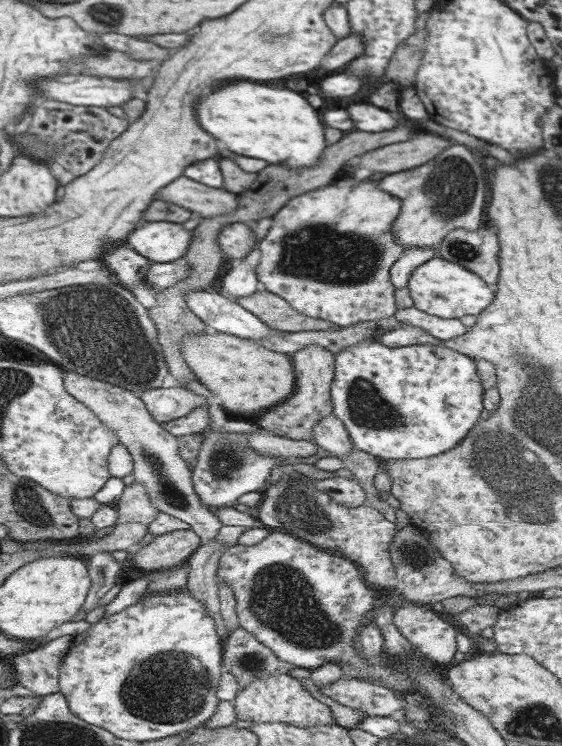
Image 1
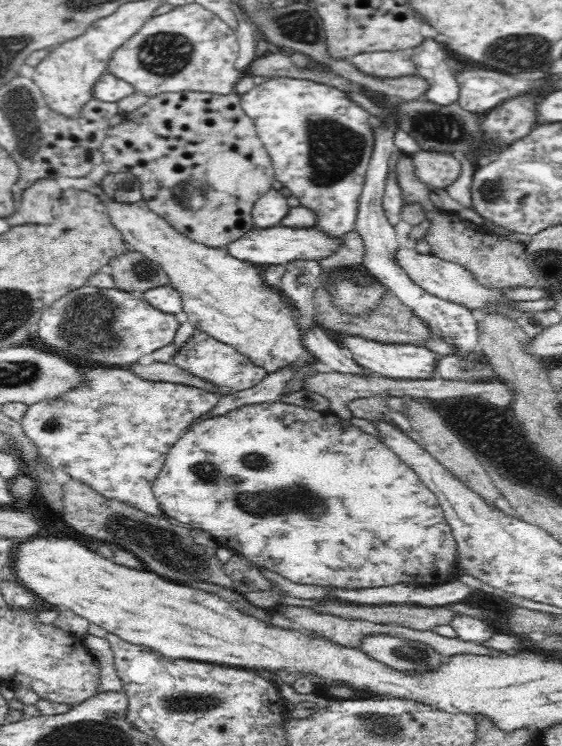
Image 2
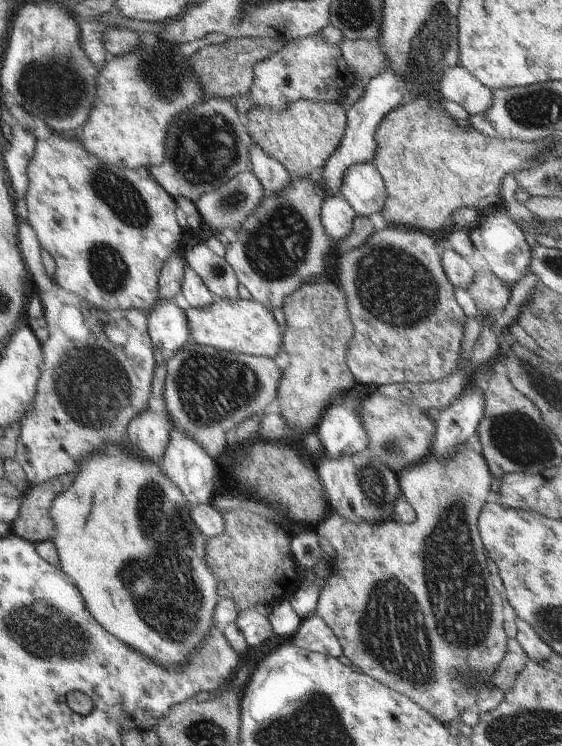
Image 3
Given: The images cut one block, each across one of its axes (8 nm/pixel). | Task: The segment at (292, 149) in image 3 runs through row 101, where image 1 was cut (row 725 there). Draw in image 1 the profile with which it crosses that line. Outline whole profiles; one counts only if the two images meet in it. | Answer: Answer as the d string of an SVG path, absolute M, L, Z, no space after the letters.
M273 671L266 678L257 678L245 685L233 699L237 718L251 720L253 723L285 722L298 727L311 725L335 725L331 710L320 702L320 698L299 679Z

